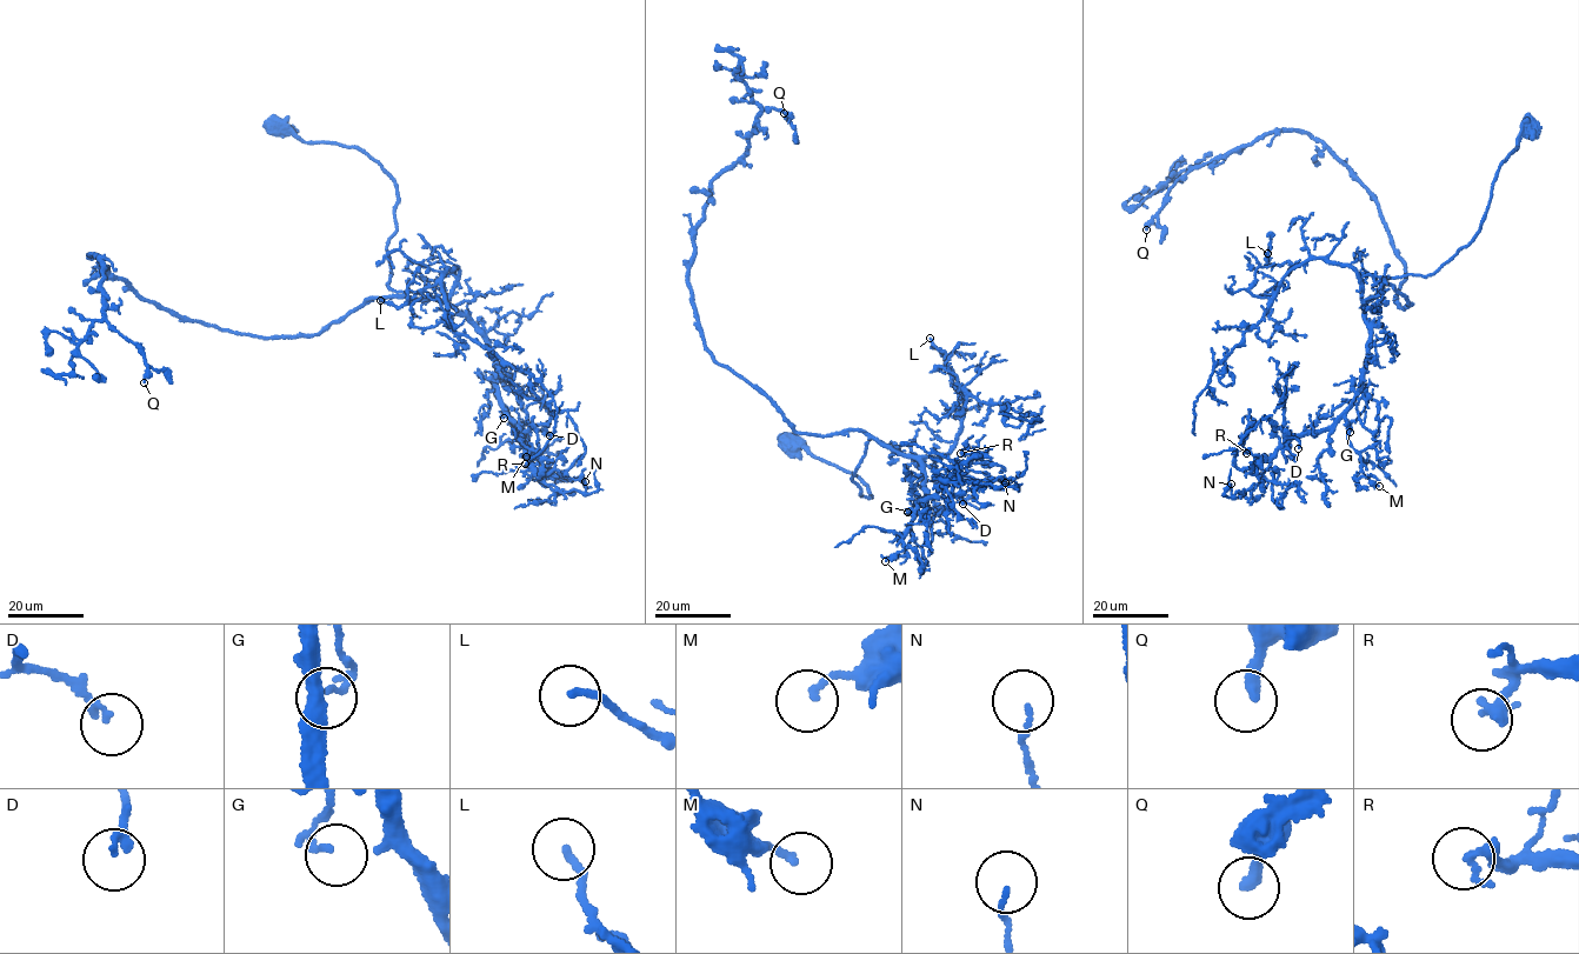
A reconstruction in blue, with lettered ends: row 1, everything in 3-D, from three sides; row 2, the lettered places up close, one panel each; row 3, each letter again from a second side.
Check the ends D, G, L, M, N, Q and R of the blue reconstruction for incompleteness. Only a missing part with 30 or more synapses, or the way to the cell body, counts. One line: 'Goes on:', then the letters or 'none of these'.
Goes on: G, L, Q

